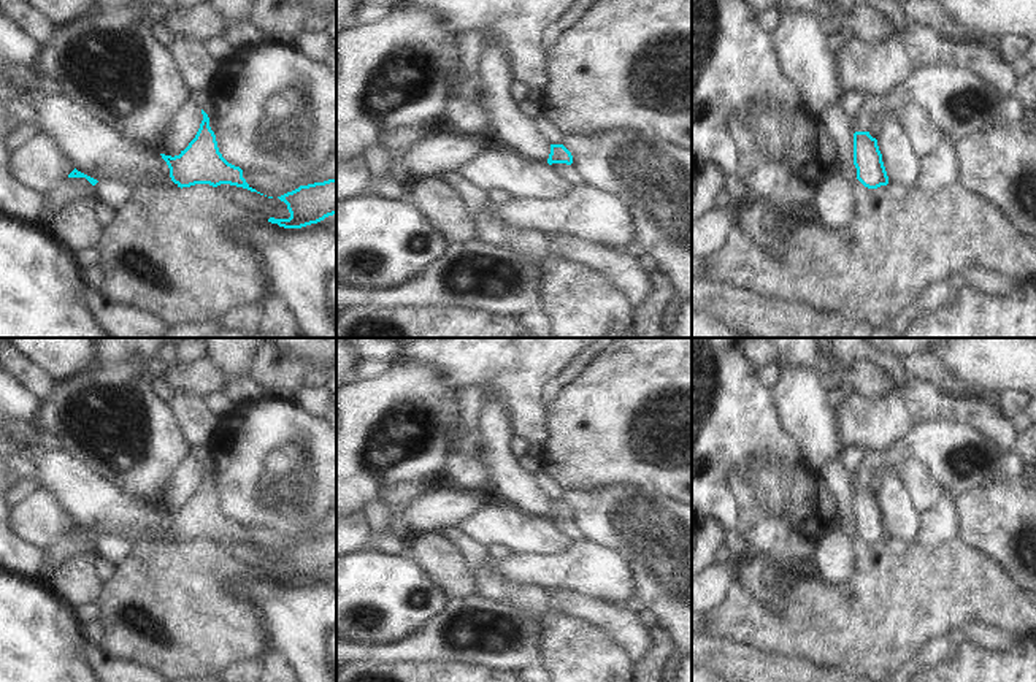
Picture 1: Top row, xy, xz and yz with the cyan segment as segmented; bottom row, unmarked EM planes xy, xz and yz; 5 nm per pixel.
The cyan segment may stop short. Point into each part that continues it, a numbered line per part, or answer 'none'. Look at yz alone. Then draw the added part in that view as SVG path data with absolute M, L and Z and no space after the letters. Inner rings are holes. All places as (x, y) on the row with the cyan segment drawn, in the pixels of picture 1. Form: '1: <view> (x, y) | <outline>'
none

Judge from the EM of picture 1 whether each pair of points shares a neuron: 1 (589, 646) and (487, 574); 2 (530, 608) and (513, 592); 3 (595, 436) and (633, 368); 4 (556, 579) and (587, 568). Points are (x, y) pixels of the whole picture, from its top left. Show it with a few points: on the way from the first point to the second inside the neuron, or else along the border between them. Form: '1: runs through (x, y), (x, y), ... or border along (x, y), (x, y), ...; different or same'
1: runs through (564, 636), (527, 600), (513, 595); same
2: runs through (525, 603), (518, 597); same
3: runs through (613, 419), (633, 398), (633, 386); same
4: runs through (564, 571), (579, 570); same

